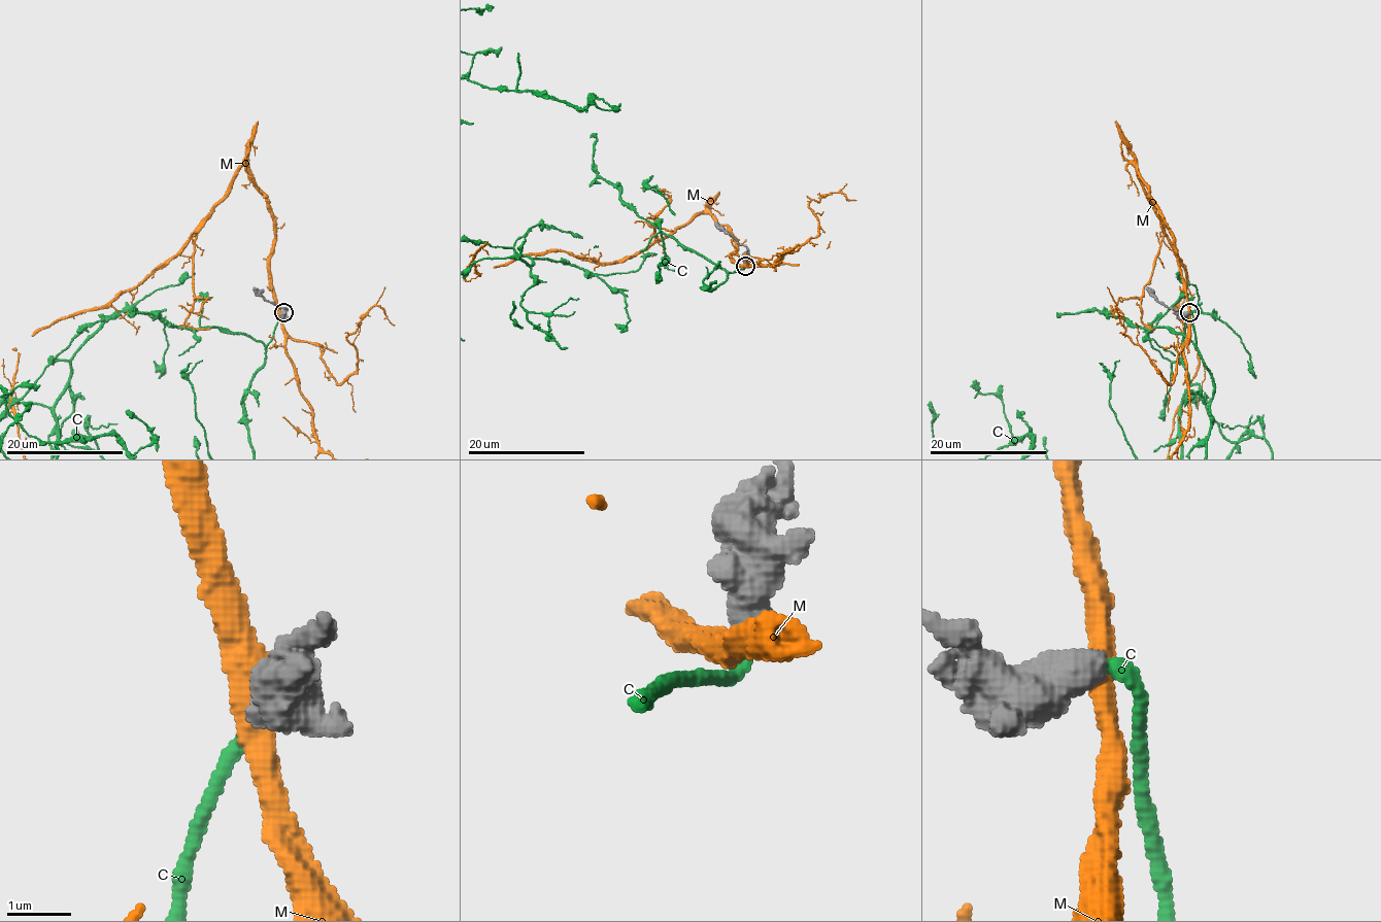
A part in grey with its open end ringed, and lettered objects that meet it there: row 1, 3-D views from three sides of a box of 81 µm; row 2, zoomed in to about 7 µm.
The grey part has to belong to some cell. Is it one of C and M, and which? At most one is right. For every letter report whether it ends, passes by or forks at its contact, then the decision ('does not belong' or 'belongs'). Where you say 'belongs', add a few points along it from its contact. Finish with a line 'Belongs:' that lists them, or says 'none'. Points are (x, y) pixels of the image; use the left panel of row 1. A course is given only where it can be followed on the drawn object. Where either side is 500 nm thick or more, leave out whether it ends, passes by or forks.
C: belongs
M: does not belong
Belongs: C

